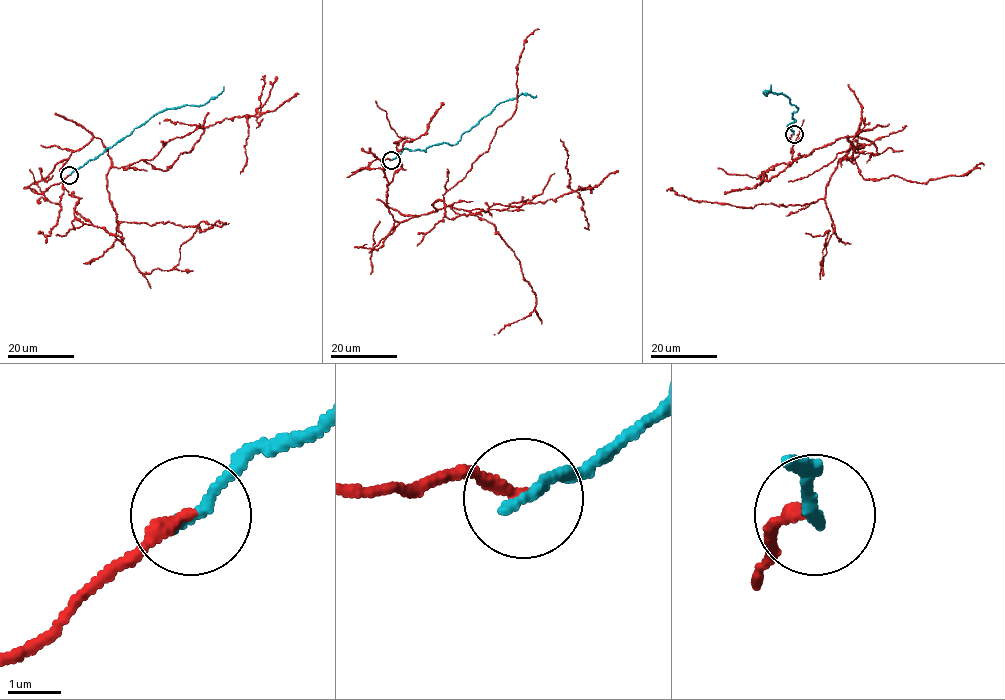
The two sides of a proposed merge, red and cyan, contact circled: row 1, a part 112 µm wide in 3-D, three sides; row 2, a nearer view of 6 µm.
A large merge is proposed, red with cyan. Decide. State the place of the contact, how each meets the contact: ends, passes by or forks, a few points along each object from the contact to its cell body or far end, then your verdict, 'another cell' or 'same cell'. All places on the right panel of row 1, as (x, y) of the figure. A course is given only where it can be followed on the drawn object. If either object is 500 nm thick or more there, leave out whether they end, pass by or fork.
at (794, 134); red ends there; cyan ends there; red runs (794, 134), (788, 137), (795, 159), (855, 136), (860, 124), (825, 195), (815, 202), (745, 208), (667, 190); cyan runs (794, 134), (787, 126), (798, 108), (782, 93), (770, 91), (766, 96), (763, 92), (771, 84); another cell

